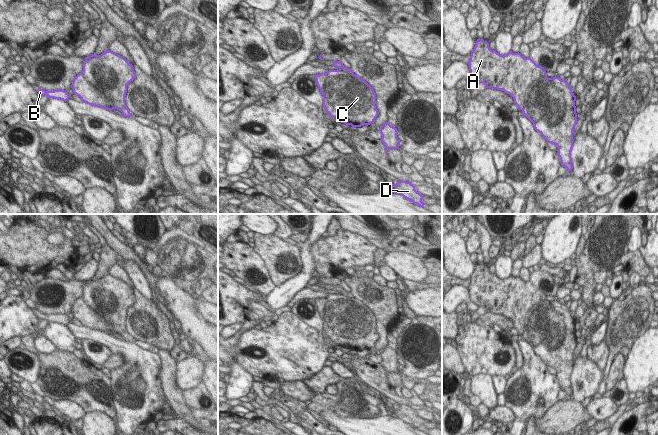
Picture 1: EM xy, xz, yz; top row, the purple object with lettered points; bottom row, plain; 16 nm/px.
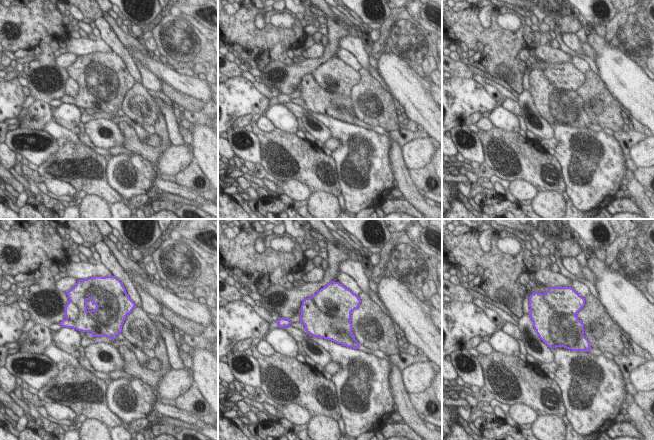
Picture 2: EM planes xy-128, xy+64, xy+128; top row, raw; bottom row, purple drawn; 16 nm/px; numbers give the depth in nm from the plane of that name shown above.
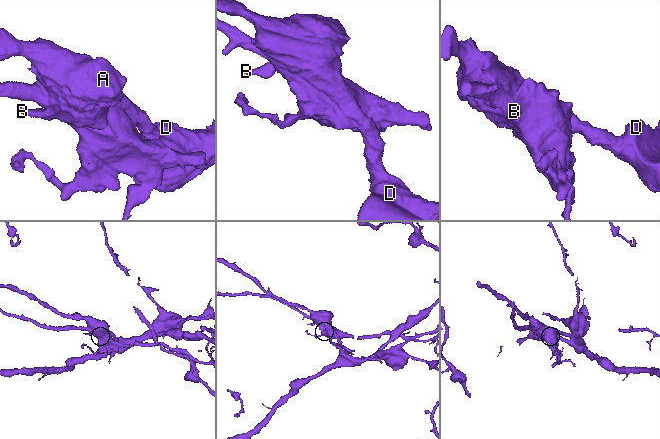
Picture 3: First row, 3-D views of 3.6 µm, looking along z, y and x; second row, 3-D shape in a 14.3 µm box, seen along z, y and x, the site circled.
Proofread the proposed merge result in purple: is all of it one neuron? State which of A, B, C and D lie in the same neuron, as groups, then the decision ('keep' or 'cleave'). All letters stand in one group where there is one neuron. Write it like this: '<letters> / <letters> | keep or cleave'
A B D / C | cleave

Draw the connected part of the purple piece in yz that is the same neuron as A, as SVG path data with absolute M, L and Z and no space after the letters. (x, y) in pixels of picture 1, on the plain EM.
M477 263L468 289L472 302L479 307L484 307L487 312L498 313L511 319L520 334L525 329L525 318L529 310L541 301L547 300L546 295L530 281L524 282L520 277L513 277L512 275L507 279L500 279L491 274L489 267L483 263Z

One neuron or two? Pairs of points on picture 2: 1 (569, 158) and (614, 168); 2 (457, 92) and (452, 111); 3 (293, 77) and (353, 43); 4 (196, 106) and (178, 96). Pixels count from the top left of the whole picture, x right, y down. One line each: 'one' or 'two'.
1: one
2: one
3: two
4: one

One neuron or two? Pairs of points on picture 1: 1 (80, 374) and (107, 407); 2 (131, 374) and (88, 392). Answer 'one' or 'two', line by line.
1: one
2: two

